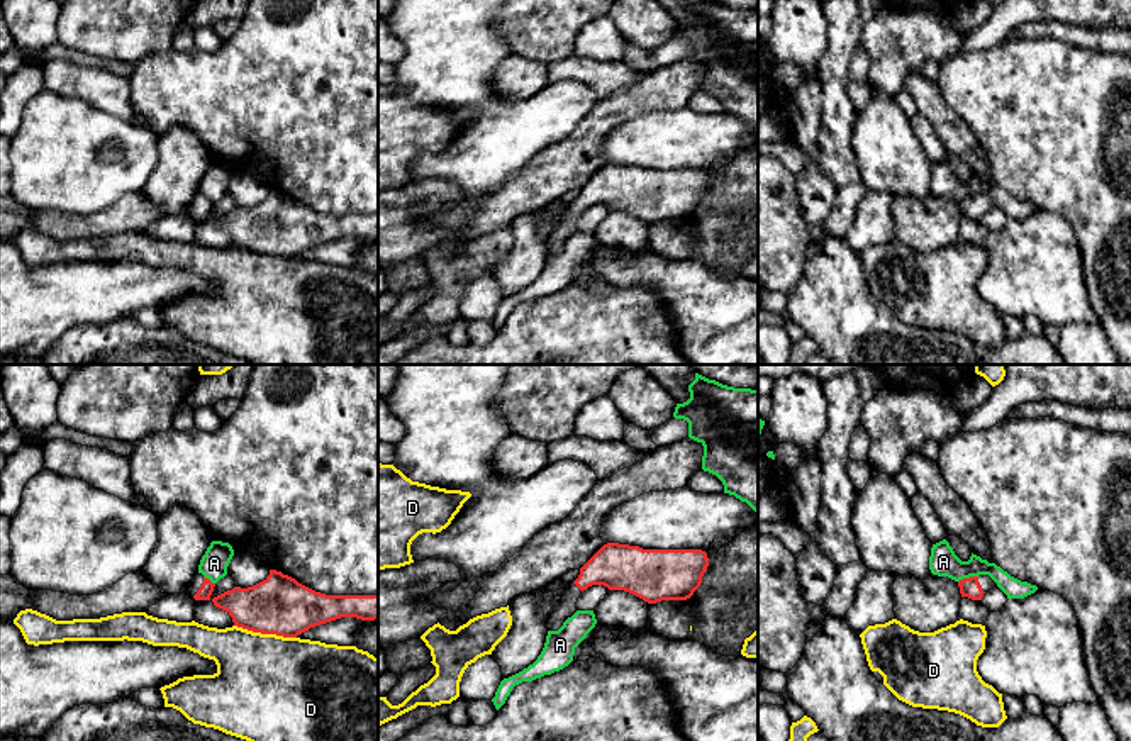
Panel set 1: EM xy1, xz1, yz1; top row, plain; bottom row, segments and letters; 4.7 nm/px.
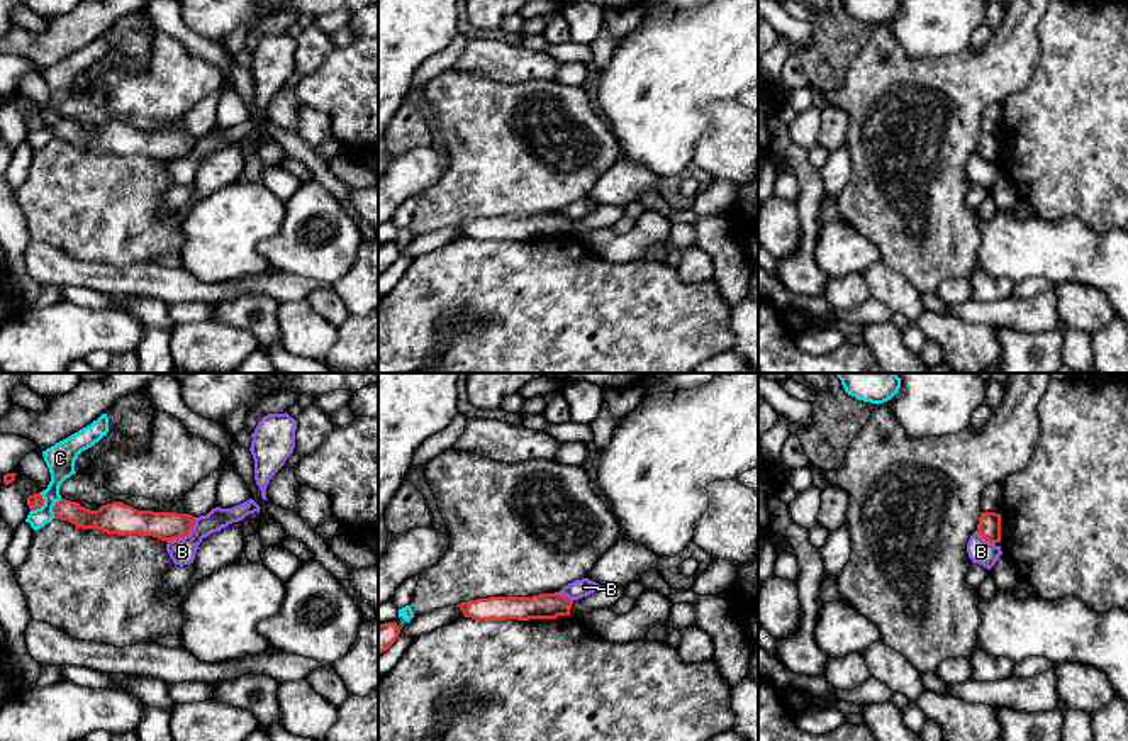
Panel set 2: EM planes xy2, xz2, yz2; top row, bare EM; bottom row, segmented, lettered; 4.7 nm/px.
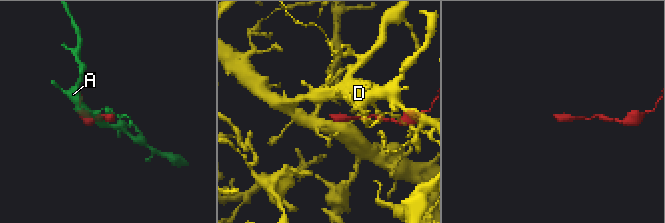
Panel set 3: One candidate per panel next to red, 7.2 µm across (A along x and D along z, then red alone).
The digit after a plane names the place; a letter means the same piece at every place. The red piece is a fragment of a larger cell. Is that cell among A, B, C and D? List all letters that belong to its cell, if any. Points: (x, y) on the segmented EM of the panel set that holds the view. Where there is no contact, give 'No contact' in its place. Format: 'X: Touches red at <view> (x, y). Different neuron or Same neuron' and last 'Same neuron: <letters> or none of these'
A: Touches red at yz1 (967, 579). Different neuron
B: Touches red at xy2 (185, 534). Different neuron
C: Touches red at xy2 (43, 504). Different neuron
D: Touches red at xy1 (265, 633). Different neuron
Same neuron: none of these

